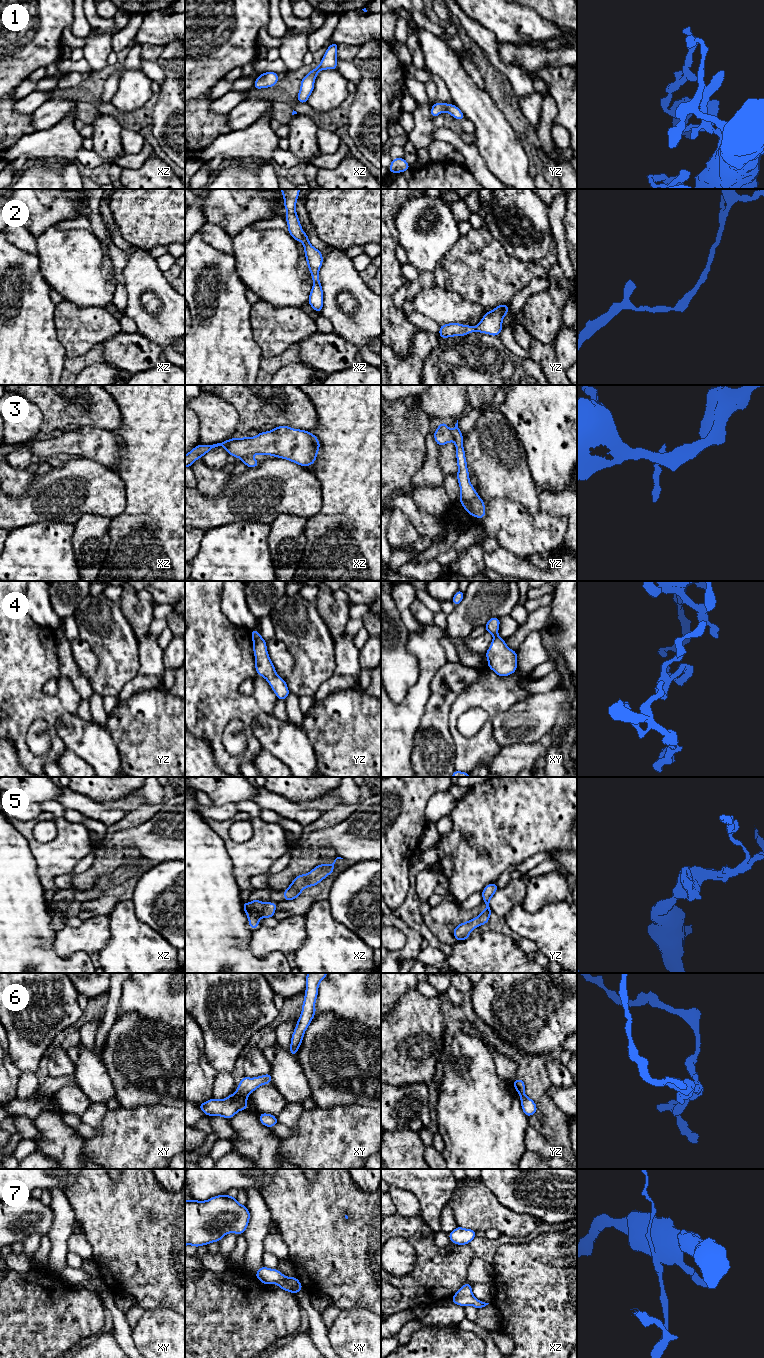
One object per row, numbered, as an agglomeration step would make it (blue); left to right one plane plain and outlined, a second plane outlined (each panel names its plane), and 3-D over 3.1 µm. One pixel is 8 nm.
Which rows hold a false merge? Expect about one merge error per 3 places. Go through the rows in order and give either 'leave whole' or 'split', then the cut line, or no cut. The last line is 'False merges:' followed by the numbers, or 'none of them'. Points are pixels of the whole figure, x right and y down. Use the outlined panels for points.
1: leave whole | no cut
2: leave whole | no cut
3: split | xz (250, 455), (243, 458)
4: leave whole | no cut
5: leave whole | no cut
6: split | xy (236, 1092), (246, 1097)
7: leave whole | no cut
False merges: 3, 6

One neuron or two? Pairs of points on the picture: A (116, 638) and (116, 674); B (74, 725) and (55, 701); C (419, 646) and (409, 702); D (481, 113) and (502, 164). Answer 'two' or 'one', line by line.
A: one
B: two
C: one
D: one

